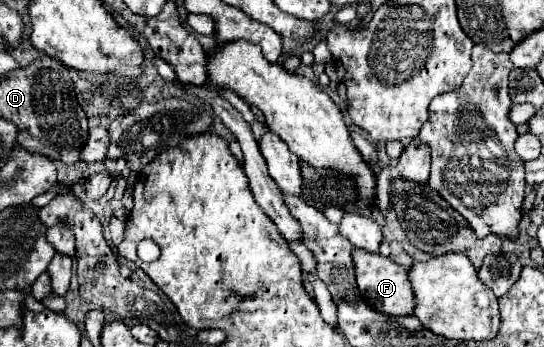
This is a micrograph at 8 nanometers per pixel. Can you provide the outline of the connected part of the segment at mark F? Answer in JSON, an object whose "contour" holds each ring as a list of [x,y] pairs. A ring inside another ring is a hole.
{"contour":[[[354,250],[354,266],[356,266],[356,280],[362,296],[372,304],[374,310],[388,314],[388,316],[408,316],[414,310],[414,294],[408,280],[408,272],[390,258],[380,254],[372,254],[366,250]]]}

